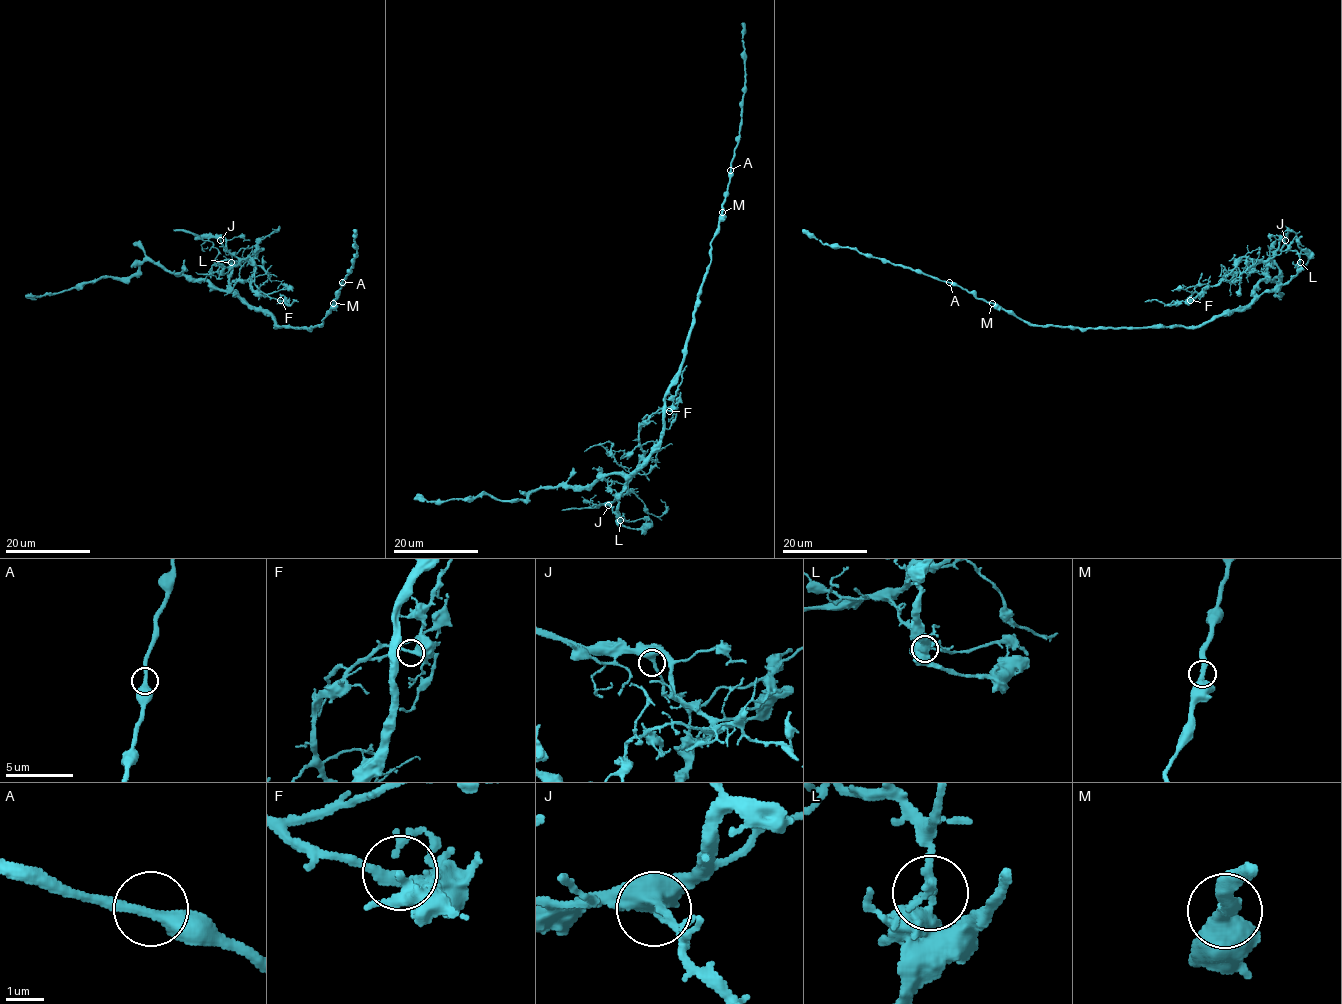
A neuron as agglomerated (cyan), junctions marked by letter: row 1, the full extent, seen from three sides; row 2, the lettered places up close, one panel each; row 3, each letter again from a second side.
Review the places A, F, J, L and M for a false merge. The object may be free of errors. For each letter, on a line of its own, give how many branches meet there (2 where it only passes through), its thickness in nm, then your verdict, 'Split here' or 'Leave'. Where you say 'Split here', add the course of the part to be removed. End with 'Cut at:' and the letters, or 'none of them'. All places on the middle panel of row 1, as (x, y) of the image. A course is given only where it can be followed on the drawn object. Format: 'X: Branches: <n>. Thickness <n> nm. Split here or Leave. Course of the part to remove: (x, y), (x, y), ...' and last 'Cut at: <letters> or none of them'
A: Branches: 2. Thickness 360 nm. Leave
F: Branches: 2. Thickness 340 nm. Leave
J: Branches: 2. Thickness 380 nm. Leave
L: Branches: 2. Thickness 380 nm. Split here. Course of the part to remove: (620, 520), (609, 505), (626, 491), (643, 455), (639, 427), (660, 408), (671, 407), (687, 365)
M: Branches: 2. Thickness 360 nm. Leave
Cut at: L

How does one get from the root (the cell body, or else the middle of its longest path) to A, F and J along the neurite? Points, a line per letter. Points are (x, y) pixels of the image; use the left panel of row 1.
A: (278, 326), (309, 328), (322, 325), (342, 282)
F: (278, 326), (229, 286), (232, 254), (223, 237), (239, 260), (251, 258), (251, 286), (280, 300)
J: (278, 326), (275, 326), (275, 320), (270, 315), (255, 311), (229, 286), (232, 254), (224, 250), (220, 240)

